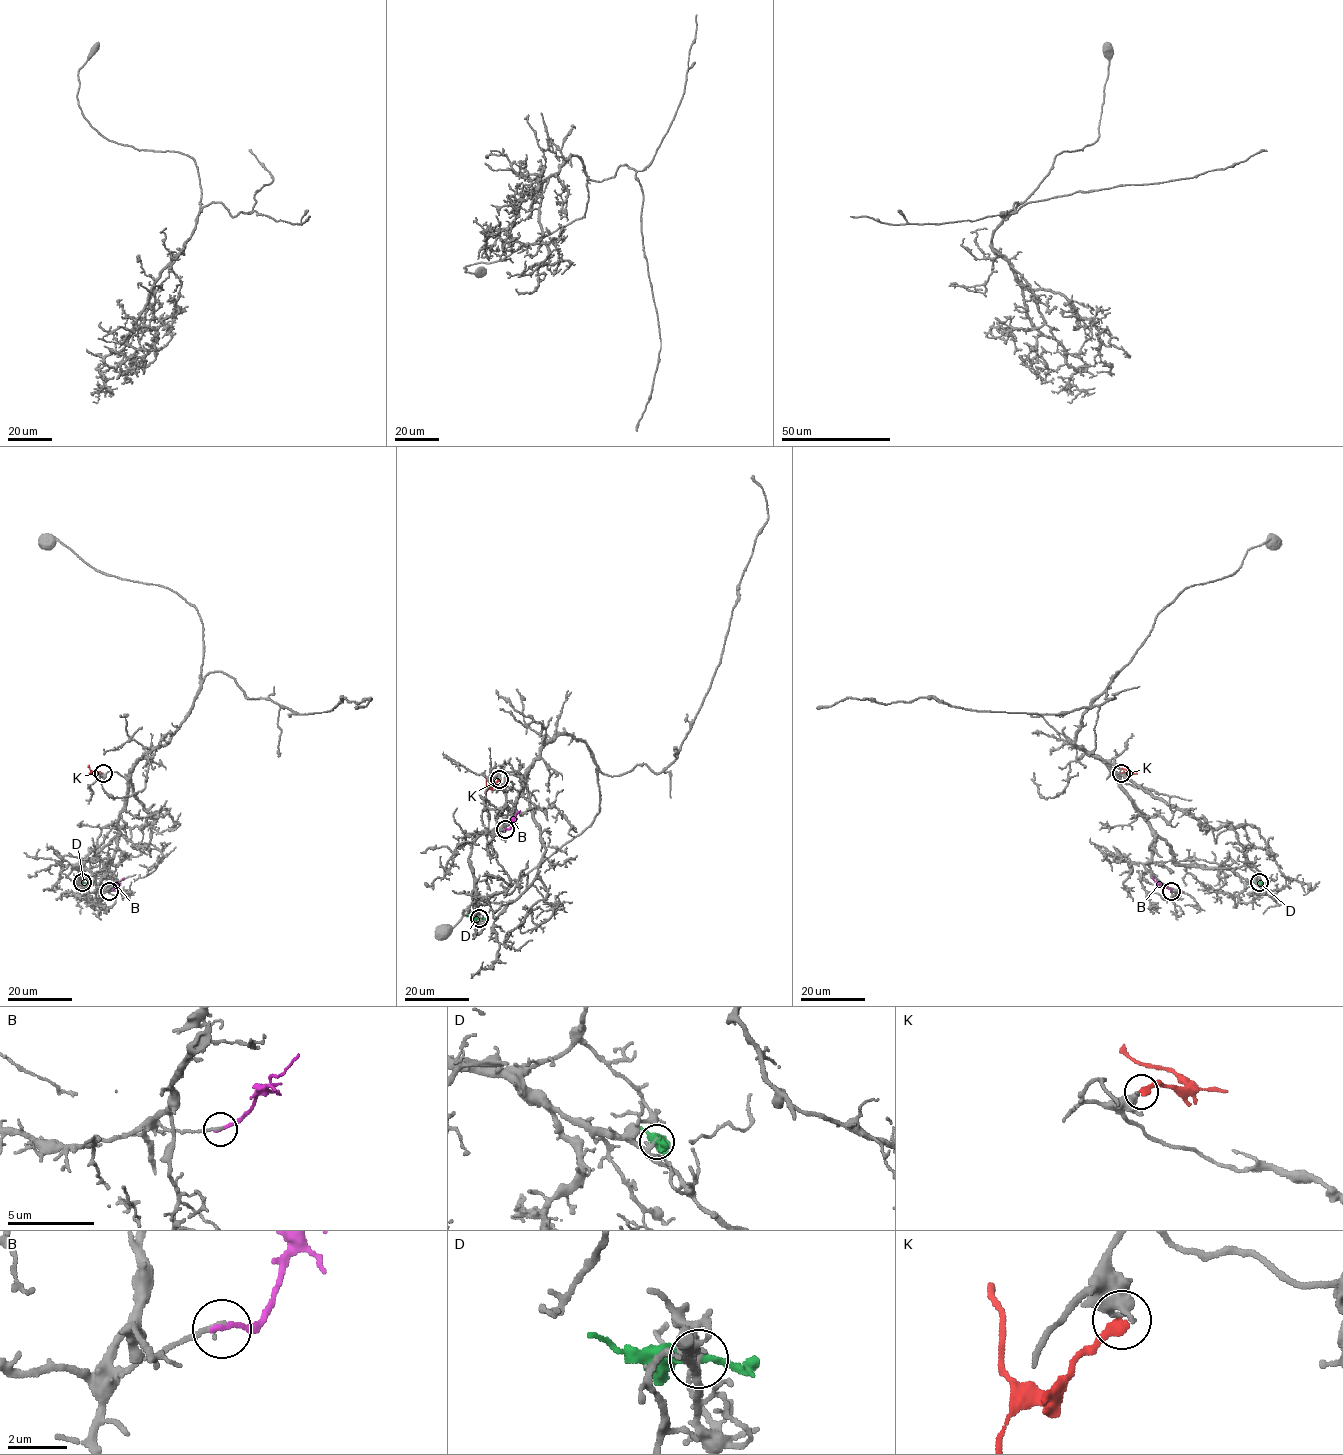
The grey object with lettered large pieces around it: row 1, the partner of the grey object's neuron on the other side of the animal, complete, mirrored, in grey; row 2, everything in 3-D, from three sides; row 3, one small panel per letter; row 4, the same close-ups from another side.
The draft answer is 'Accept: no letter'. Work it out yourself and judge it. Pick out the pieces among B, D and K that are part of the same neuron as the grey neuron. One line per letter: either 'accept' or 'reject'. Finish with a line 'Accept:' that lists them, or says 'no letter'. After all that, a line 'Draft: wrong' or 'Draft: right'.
B: reject
D: reject
K: reject
Accept: no letter
Draft: right

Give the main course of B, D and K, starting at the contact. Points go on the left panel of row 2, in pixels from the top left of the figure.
B: (109, 891), (124, 877)
D: (82, 882), (70, 880)
K: (102, 774), (93, 772), (89, 765)

